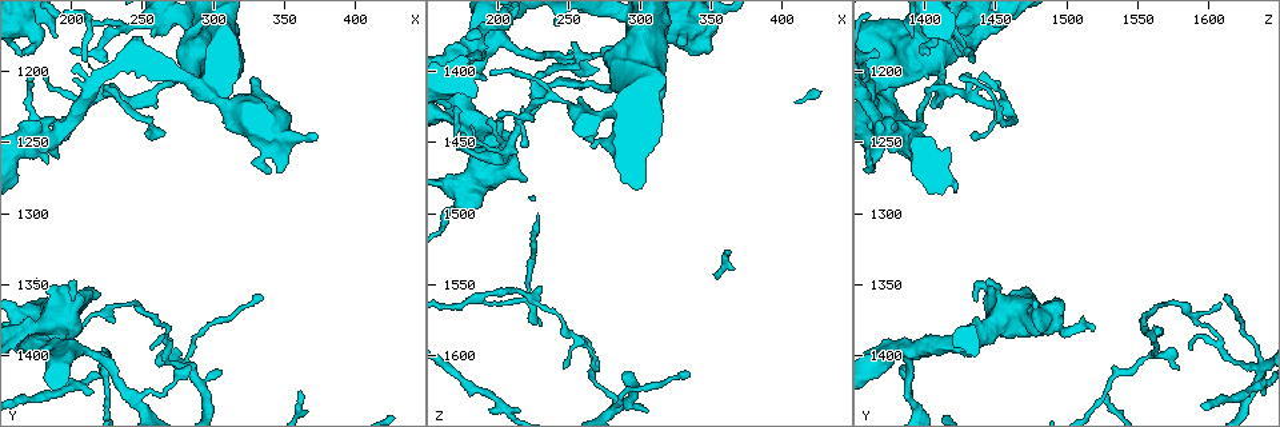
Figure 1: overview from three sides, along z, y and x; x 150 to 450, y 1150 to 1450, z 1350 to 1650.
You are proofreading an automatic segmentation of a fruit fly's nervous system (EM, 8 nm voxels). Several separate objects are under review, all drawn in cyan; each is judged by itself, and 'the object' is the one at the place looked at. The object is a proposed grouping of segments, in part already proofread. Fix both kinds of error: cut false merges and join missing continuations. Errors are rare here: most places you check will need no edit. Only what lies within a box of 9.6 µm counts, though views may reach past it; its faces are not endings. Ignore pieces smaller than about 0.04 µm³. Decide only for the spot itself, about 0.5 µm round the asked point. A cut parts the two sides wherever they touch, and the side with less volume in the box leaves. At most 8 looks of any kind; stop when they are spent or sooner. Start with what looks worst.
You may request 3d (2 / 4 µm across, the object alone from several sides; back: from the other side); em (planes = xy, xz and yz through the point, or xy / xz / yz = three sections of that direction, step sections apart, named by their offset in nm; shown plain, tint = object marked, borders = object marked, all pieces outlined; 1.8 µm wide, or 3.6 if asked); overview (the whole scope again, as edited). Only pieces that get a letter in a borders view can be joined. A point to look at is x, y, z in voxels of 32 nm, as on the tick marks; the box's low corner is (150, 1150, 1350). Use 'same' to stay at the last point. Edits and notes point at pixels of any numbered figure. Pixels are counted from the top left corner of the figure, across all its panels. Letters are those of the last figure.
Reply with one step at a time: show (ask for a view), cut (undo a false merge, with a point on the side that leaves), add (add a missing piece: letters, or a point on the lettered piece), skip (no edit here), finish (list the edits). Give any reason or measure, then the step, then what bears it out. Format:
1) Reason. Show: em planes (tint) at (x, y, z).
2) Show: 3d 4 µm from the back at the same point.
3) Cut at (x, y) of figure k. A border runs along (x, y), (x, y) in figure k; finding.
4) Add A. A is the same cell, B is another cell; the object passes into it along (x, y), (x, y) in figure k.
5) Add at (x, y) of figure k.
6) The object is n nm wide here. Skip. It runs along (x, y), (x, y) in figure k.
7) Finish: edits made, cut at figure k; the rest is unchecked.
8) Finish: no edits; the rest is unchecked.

Three arms meet. Show: em planes (borders) at (284, 1408, 1638).

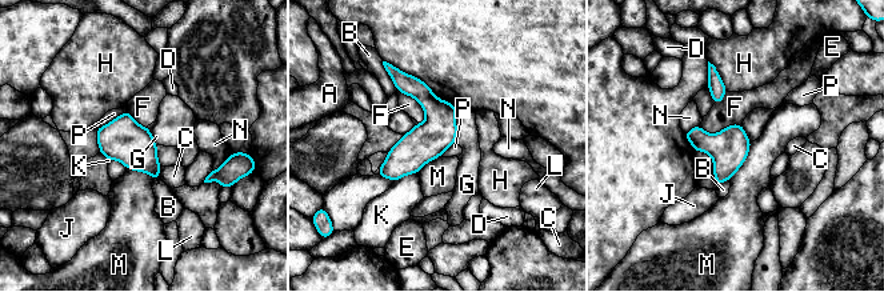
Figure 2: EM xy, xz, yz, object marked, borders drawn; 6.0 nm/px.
Skip. A, B, C, D, E, F, G, H, J, K, L, M, N and P are other cells; it runs along (396, 75), (431, 106), (431, 132), (391, 176) in figure 2; continuous, no second cell.

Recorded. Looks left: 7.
Thick end. Show: em planes (tint) at (218, 1360, 1476).

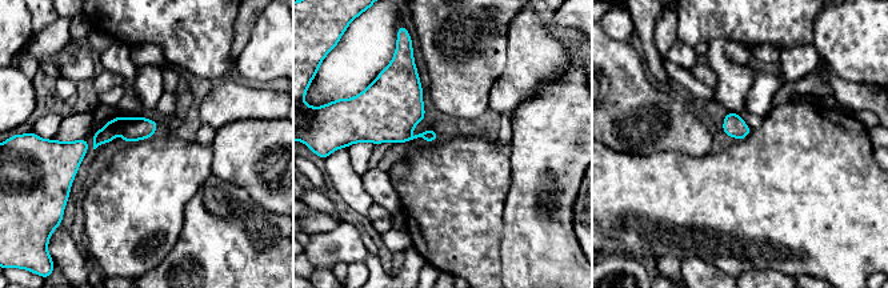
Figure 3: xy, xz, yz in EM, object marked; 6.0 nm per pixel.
See the neighbours. Show: em planes (borders) at the same point.

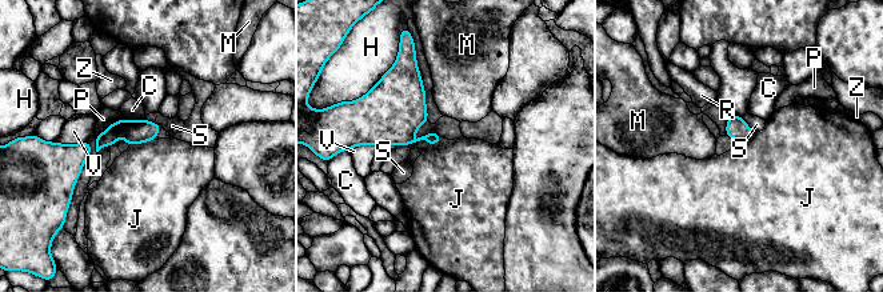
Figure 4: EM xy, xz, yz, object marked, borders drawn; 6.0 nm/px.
Skip. C, H, J, M, P, R, S, V and Z are other cells; it runs along (156, 127), (116, 131), (88, 148), (72, 172) in figure 4; no lettered piece goes on from it.

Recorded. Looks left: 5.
Calibre changes. Show: em planes (plain) at (286, 1192, 1412).

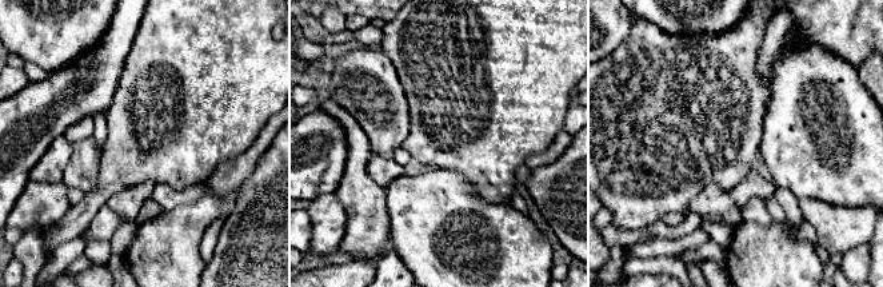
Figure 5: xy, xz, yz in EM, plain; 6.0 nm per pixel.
Where the object lies. Show: em planes (tint) at the same point.

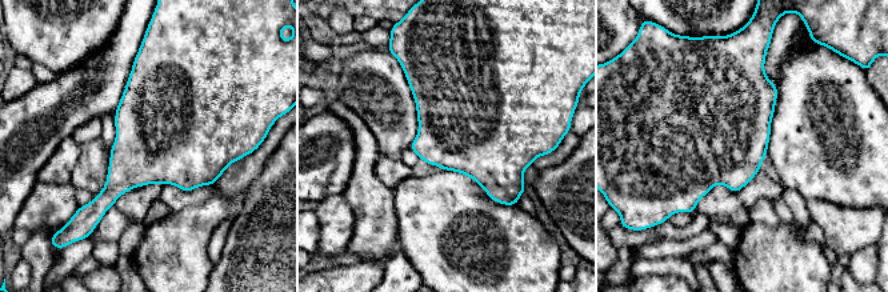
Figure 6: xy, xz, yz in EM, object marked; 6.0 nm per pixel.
See the neighbours. Show: em planes (borders) at the same point.

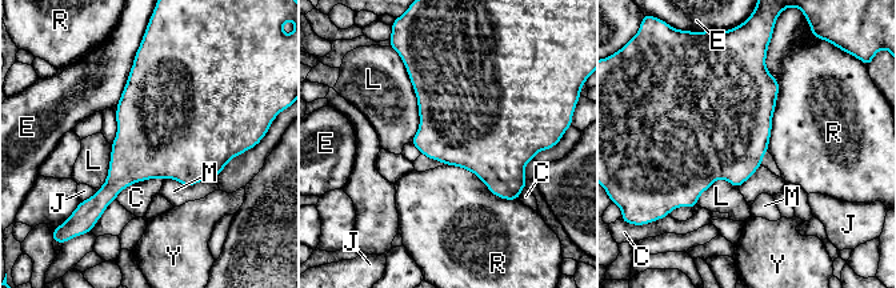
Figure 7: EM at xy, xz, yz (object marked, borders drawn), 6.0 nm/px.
The longest contact is with R, 600 nm. Skip. C, E, J, L, M, R and Y are other cells; a border runs along (766, 52), (778, 82), (767, 151) in figure 7; all the same cell.

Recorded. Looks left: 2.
Free end. Show: 3d 2 µm at (174, 1348, 1442).

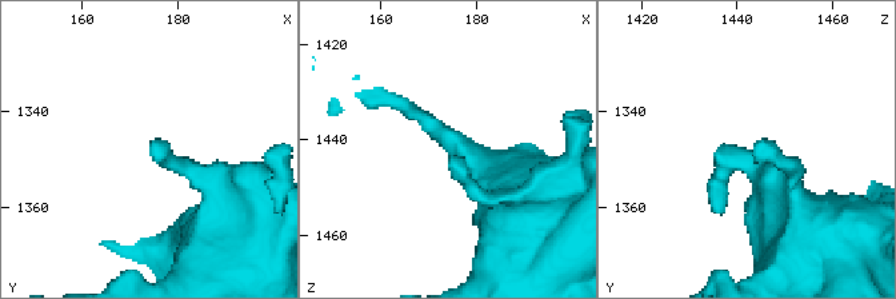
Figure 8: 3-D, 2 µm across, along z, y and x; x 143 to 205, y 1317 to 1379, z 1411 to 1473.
Show: em planes (borders) at (175, 1347, 1443).

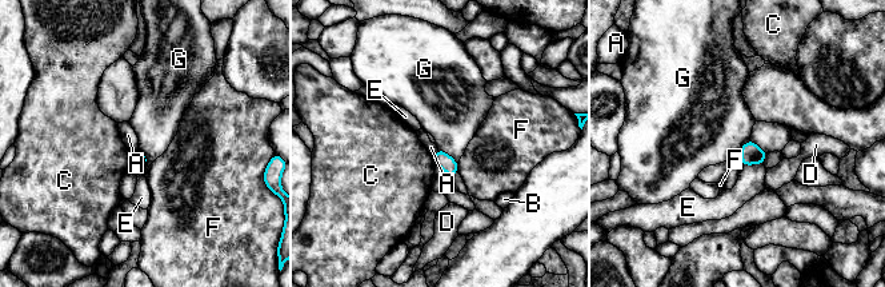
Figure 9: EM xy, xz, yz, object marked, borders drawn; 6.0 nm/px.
Skip. A, B, C, D, E, F and G are other cells; a border runs along (439, 148), (445, 151), (457, 163) in figure 9; no lettered piece goes on from it.

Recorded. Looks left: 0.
Finish: no edits; the rest is unchecked.

